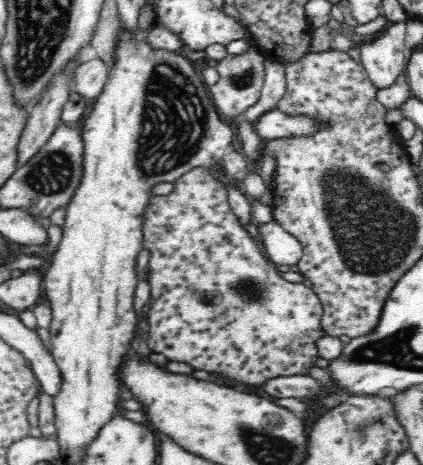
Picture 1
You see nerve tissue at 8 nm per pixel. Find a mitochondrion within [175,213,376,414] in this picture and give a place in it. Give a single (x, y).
(251, 290)

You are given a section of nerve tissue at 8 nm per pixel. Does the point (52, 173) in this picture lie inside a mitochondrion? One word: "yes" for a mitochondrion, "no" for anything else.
yes

